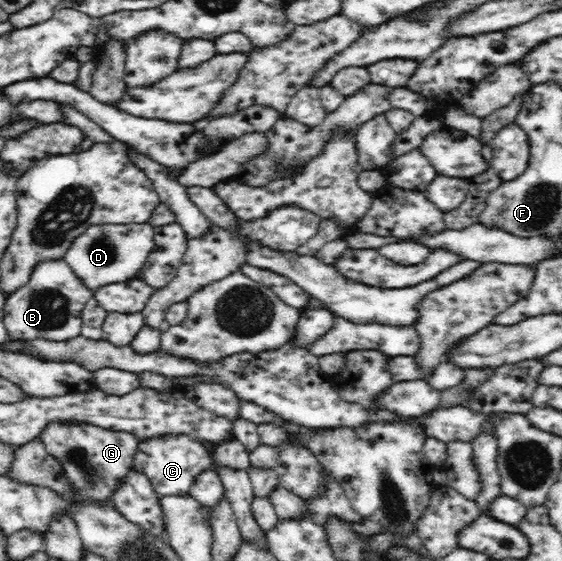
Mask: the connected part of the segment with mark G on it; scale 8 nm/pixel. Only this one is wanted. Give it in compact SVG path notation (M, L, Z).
M51 422L39 437L45 450L61 463L64 477L78 498L98 504L110 502L123 478L134 468L133 456L139 444L134 434L115 432L86 422Z

